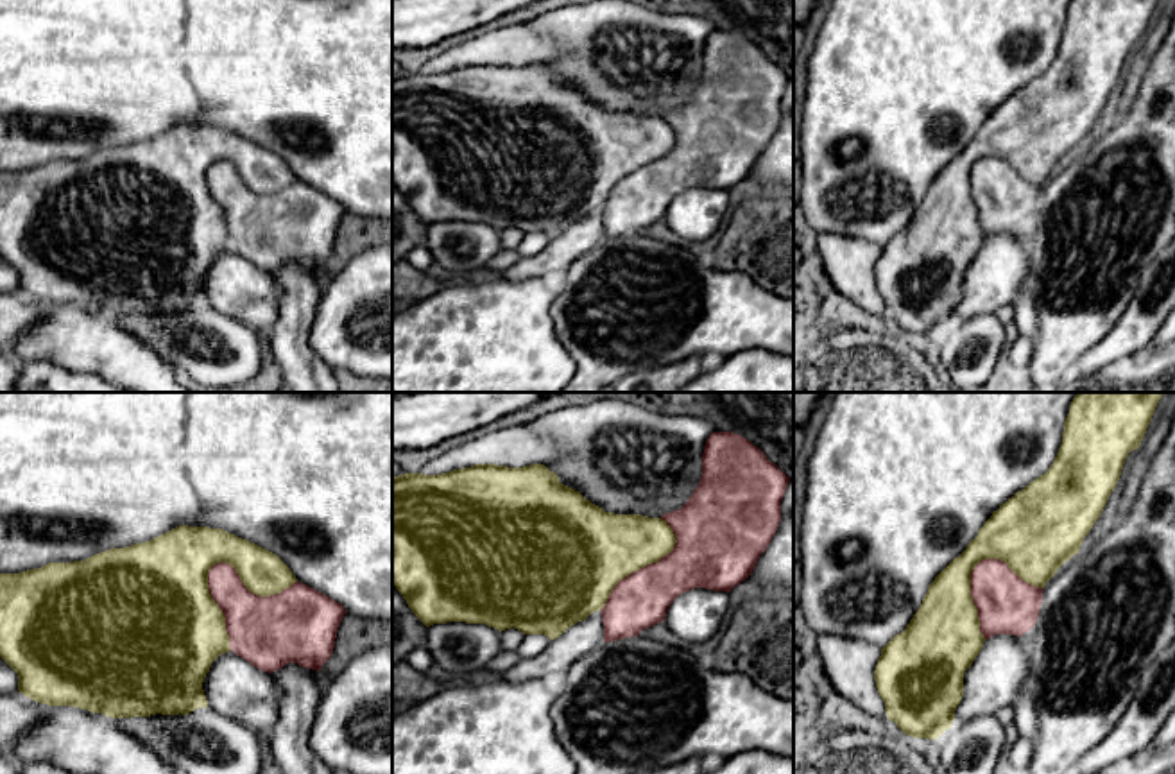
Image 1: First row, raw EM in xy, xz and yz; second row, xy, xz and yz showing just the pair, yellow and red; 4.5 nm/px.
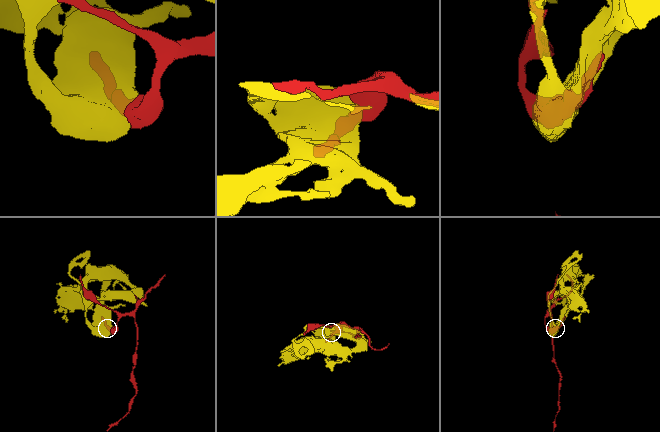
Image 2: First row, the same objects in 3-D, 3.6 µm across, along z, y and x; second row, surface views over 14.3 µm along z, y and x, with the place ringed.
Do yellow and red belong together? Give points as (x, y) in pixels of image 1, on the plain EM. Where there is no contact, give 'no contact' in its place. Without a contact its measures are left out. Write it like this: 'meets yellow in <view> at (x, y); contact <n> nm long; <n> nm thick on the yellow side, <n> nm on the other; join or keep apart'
meets yellow in xy at (217, 160); contact 440 nm long; 380 nm thick on the yellow side, 180 nm on the other; join

